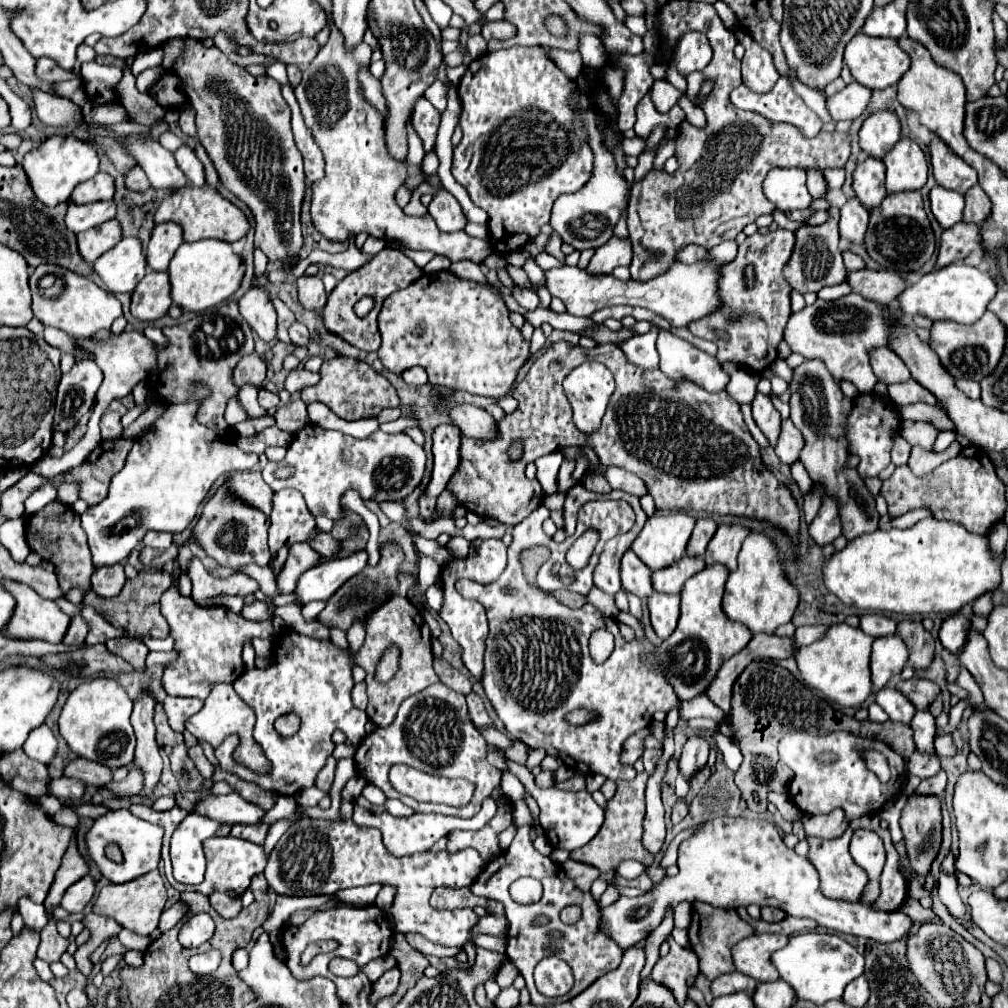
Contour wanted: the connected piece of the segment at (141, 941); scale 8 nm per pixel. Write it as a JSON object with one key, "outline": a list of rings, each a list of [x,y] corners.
{"outline":[[[121,929],[121,933],[119,933],[117,937],[119,937],[119,941],[121,941],[127,949],[139,949],[139,951],[145,951],[147,945],[151,943],[149,937],[137,937],[135,933],[131,933],[131,931],[127,931],[127,929]]]}

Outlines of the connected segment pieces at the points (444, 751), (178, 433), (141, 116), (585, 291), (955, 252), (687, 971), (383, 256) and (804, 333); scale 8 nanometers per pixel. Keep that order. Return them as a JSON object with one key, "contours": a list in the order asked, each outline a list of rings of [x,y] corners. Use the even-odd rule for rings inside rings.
{"contours":[[[[435,683],[419,691],[417,695],[407,697],[401,703],[395,721],[387,727],[377,727],[375,731],[371,731],[357,747],[357,753],[353,759],[355,759],[355,767],[359,775],[363,775],[369,783],[377,785],[389,799],[401,799],[405,805],[413,807],[417,813],[425,811],[425,813],[441,813],[451,817],[473,817],[481,809],[483,799],[491,797],[493,789],[499,785],[499,779],[501,779],[501,771],[487,765],[485,761],[485,745],[487,745],[485,739],[481,737],[481,733],[475,729],[473,721],[469,719],[465,697],[445,687],[443,683]],[[395,763],[405,763],[421,771],[433,771],[433,775],[441,775],[441,777],[463,777],[467,781],[473,781],[475,785],[473,799],[465,807],[453,809],[447,805],[419,803],[415,799],[401,797],[401,793],[397,793],[393,785],[389,783],[389,769]]],[[[201,387],[197,391],[195,403],[169,405],[165,409],[165,413],[149,427],[149,431],[135,439],[135,443],[133,443],[133,447],[127,455],[125,467],[111,479],[107,497],[101,503],[89,507],[81,515],[81,527],[87,533],[91,559],[93,559],[93,565],[97,569],[123,561],[135,549],[135,545],[145,537],[145,533],[149,529],[171,531],[171,533],[183,531],[193,521],[193,517],[197,513],[197,507],[201,505],[201,501],[205,499],[205,495],[211,489],[213,481],[221,473],[245,471],[245,469],[253,469],[257,465],[257,455],[255,453],[245,453],[245,451],[237,449],[235,445],[223,443],[221,439],[217,439],[217,435],[213,435],[213,429],[209,429],[209,427],[201,425],[199,421],[195,421],[197,401],[205,395],[207,395],[207,389]]],[[[98,55],[96,57],[99,63],[105,63],[105,65],[119,65],[123,67],[123,79],[117,87],[117,95],[121,95],[119,99],[123,101],[123,107],[133,115],[137,113],[137,121],[143,123],[143,125],[152,126],[151,135],[157,141],[159,137],[169,131],[169,125],[167,123],[161,123],[161,125],[155,125],[155,119],[157,117],[163,117],[165,115],[165,109],[147,93],[139,93],[137,87],[135,87],[135,77],[131,73],[131,67],[127,61],[123,59],[117,59],[111,55]],[[99,56],[99,57],[98,57]]],[[[675,263],[669,271],[665,271],[665,275],[657,275],[647,283],[641,283],[637,279],[621,281],[615,279],[613,275],[589,275],[587,269],[569,267],[569,265],[563,265],[559,269],[549,269],[545,277],[551,295],[559,297],[571,315],[579,315],[579,317],[591,317],[595,311],[603,307],[639,305],[661,315],[675,327],[685,327],[691,321],[707,317],[709,311],[717,307],[717,275],[713,267],[705,263],[695,263],[695,265]]],[[[955,223],[941,235],[941,247],[937,257],[937,267],[945,267],[963,261],[971,251],[981,249],[979,227],[975,223]]],[[[671,941],[669,955],[659,959],[653,967],[651,979],[655,983],[661,983],[663,987],[669,987],[669,991],[675,995],[679,1007],[685,1005],[687,999],[687,979],[691,975],[697,975],[697,957],[691,949],[679,947],[675,941]]],[[[383,249],[367,265],[349,273],[345,279],[341,279],[337,283],[337,287],[331,291],[331,295],[327,299],[327,305],[323,309],[325,329],[333,335],[339,335],[341,339],[345,339],[349,345],[353,345],[357,349],[377,351],[379,341],[381,341],[379,339],[379,329],[377,329],[377,315],[381,311],[381,305],[391,293],[395,293],[399,289],[405,289],[409,283],[413,283],[411,273],[413,273],[413,281],[415,281],[417,277],[421,277],[423,271],[411,259],[407,259],[403,253],[399,253],[397,249]],[[363,297],[371,297],[375,301],[375,307],[365,317],[357,317],[353,313],[353,305],[355,305],[355,301],[359,301]]],[[[849,293],[837,301],[817,299],[813,305],[793,313],[785,327],[785,341],[789,343],[791,351],[801,353],[805,359],[825,361],[829,373],[837,381],[853,381],[859,393],[873,391],[875,383],[869,355],[877,347],[891,347],[889,337],[887,305],[867,301],[857,293]]]]}

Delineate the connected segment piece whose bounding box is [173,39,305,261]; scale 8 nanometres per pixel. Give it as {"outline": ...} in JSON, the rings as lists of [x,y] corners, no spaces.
{"outline":[[[187,39],[183,59],[179,57],[173,71],[185,83],[185,95],[197,111],[197,137],[211,157],[223,185],[237,195],[253,213],[255,245],[263,249],[269,261],[295,261],[301,249],[301,203],[305,197],[305,173],[301,153],[291,135],[289,105],[281,95],[281,85],[273,77],[253,77],[243,67],[231,63],[219,47],[203,47],[195,39]]]}

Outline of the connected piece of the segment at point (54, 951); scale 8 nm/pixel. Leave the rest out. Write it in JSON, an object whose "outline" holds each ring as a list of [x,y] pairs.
{"outline":[[[49,921],[47,927],[41,931],[41,943],[39,943],[39,949],[37,949],[37,957],[47,961],[47,963],[59,961],[59,957],[67,951],[67,945],[69,945],[69,941],[63,939],[57,933],[55,923]]]}

